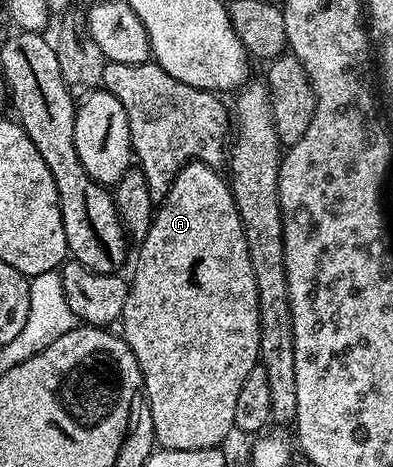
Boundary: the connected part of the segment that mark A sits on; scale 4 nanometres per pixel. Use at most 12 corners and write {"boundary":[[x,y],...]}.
{"boundary":[[184,164],[121,317],[154,443],[218,448],[259,364],[230,183]]}

